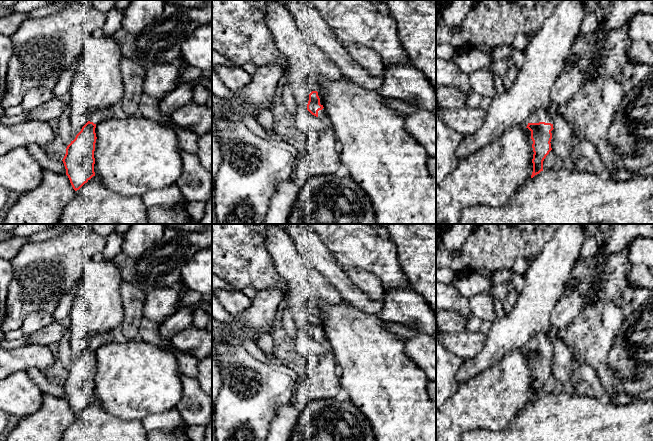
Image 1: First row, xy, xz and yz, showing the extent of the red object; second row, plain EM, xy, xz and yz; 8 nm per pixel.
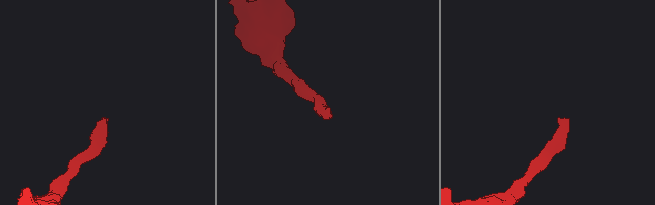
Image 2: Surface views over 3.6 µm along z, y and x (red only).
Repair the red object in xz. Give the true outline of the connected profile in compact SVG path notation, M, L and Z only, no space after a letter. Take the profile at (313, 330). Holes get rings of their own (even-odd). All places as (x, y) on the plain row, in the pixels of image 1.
M312 315L309 318L309 325L307 328L307 334L314 340L327 344L325 332L323 331L321 317L317 315Z

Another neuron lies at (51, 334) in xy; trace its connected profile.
M54 322L31 335L25 335L26 342L40 345L55 344L64 336L66 330L66 324Z

